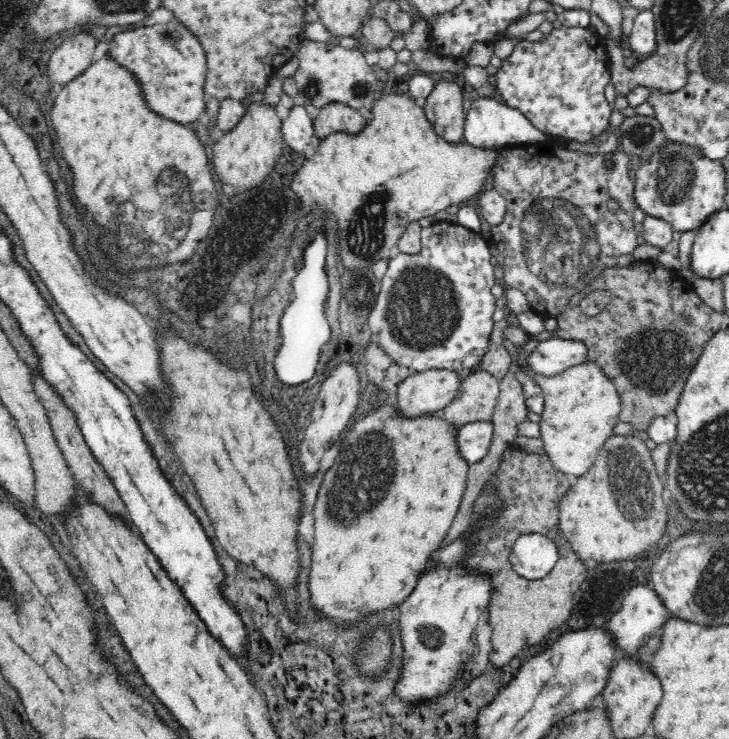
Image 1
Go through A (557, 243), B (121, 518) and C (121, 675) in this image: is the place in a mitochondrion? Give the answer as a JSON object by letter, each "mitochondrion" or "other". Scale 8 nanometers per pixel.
{"A":"mitochondrion","B":"other","C":"other"}

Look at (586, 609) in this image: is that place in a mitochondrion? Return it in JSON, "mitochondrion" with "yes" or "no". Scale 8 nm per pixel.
{"mitochondrion":"no"}

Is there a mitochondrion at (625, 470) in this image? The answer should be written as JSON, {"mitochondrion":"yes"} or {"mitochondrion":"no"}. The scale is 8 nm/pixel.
{"mitochondrion":"yes"}

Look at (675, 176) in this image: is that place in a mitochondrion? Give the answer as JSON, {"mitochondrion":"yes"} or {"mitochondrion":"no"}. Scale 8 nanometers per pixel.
{"mitochondrion":"yes"}

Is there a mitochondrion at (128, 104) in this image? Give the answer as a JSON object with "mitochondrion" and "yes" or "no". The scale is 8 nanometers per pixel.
{"mitochondrion":"no"}

